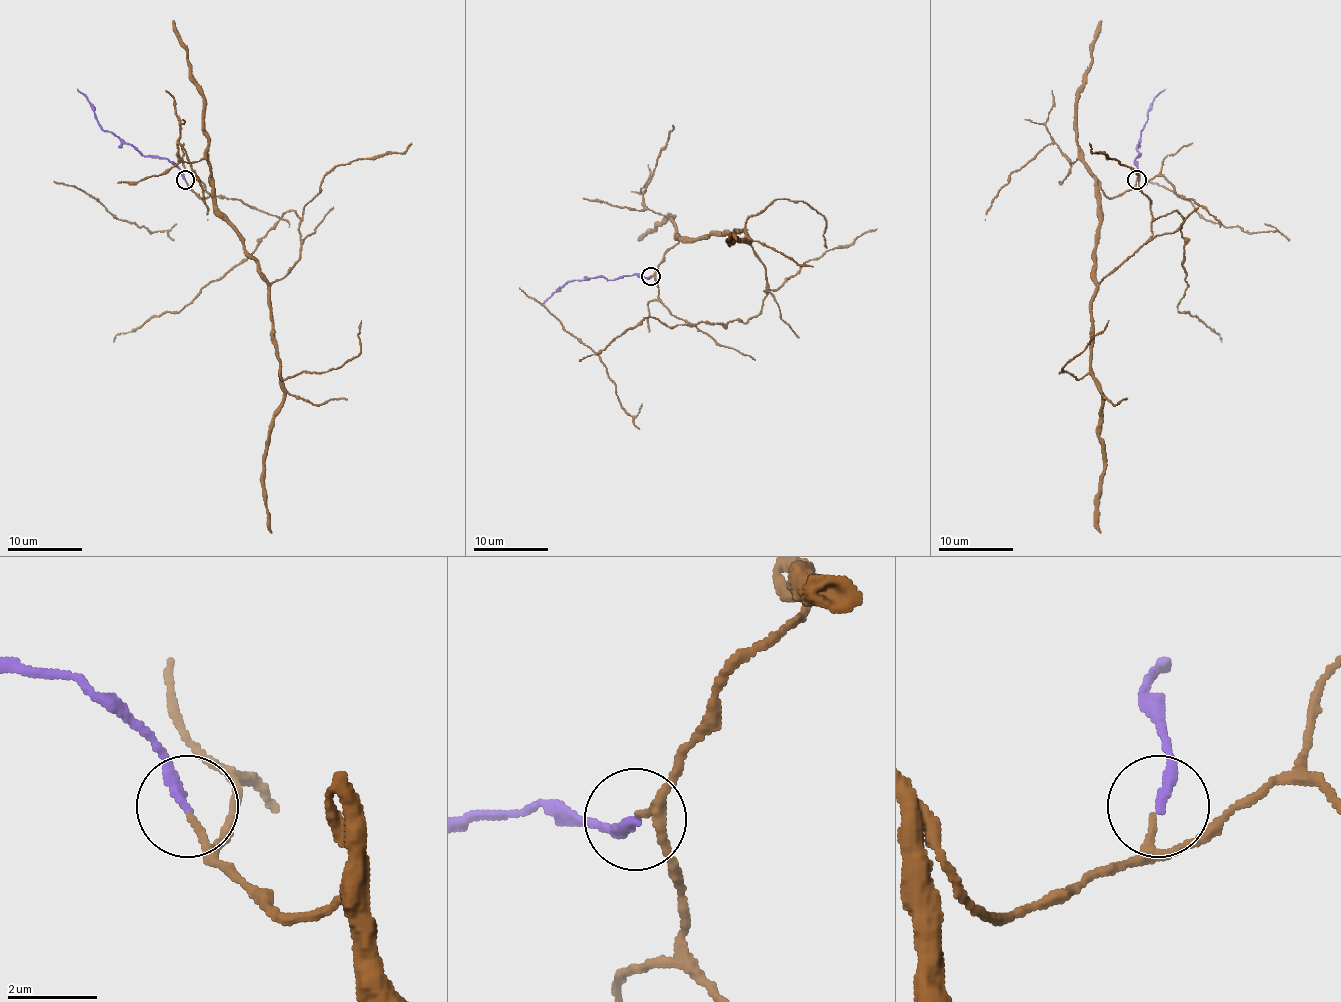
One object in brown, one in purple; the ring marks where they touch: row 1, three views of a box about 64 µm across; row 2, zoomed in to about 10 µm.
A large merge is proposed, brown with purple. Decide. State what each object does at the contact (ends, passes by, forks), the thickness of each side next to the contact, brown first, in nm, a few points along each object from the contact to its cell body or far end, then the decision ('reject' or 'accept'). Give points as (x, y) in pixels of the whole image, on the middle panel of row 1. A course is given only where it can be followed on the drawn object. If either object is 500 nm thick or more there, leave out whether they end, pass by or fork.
brown passes by | purple ends | 110/240 nm | brown via (651, 275), (681, 239), (735, 237), (765, 267), (766, 295), (744, 323), (673, 327), (645, 317), (578, 360) | purple via (651, 277), (631, 275), (608, 280), (595, 277), (569, 280), (543, 304) | accept

